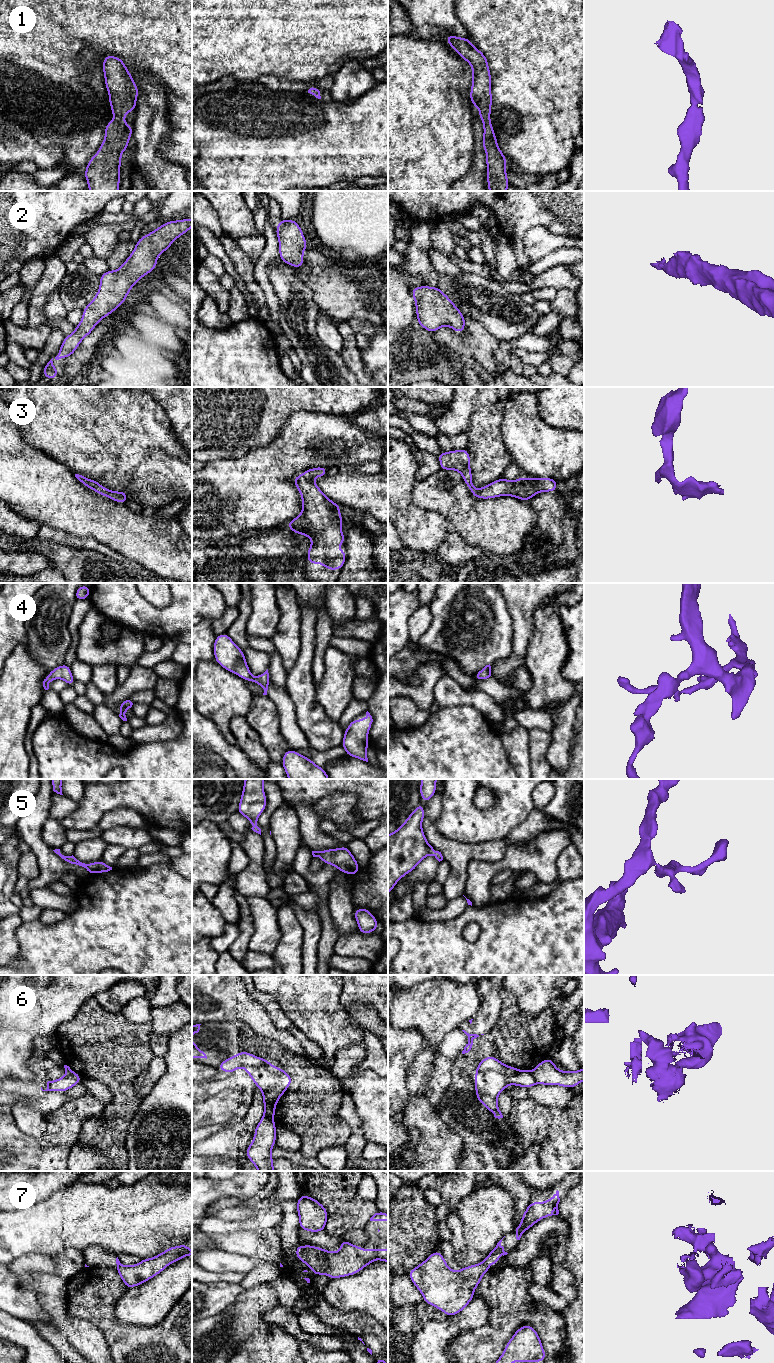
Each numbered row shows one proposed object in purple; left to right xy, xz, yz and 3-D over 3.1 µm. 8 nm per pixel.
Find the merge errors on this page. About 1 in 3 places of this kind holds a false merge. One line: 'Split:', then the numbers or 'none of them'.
Split: 6, 7

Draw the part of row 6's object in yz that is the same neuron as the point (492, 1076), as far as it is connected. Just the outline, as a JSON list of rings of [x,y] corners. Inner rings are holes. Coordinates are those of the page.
[[[494,1056],[483,1058],[473,1073],[476,1074],[476,1080],[473,1082],[476,1099],[498,1119],[503,1118],[503,1115],[498,1107],[497,1097],[508,1085],[528,1089],[536,1084],[531,1071],[507,1066]]]

